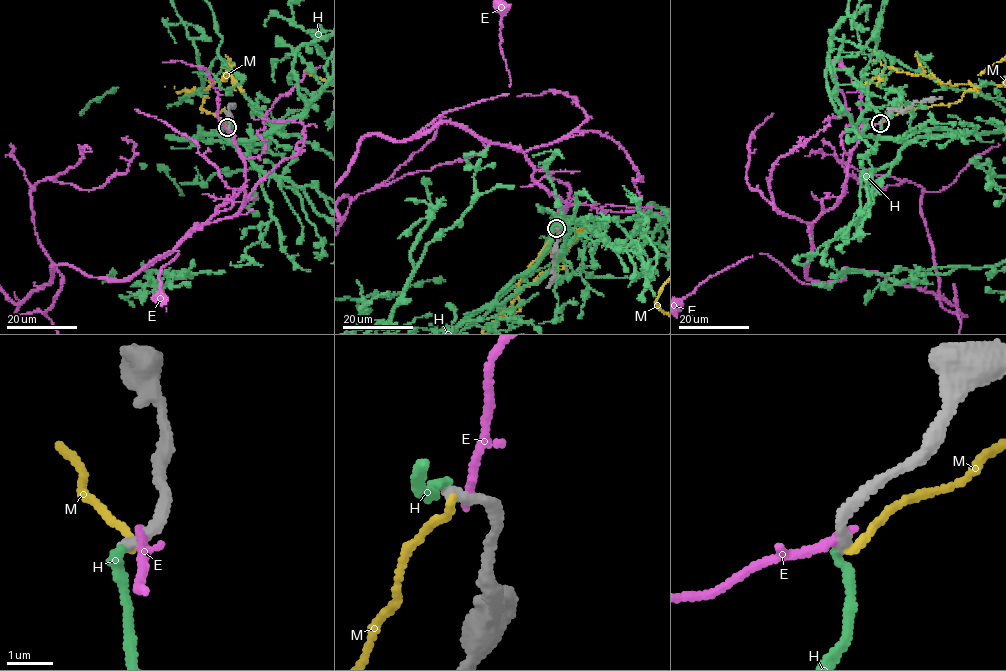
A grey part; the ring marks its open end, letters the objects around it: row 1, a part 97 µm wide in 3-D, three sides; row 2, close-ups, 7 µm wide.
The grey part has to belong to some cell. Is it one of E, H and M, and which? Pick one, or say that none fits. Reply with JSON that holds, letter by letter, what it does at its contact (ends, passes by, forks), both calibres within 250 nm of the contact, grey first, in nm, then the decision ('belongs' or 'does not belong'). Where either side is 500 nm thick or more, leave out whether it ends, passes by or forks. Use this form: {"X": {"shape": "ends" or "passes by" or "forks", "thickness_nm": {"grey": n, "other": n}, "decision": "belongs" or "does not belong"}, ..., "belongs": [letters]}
{"E": {"shape": "ends", "thickness_nm": {"grey": 320, "other": 190}, "decision": "does not belong"}, "H": {"shape": "ends", "thickness_nm": {"grey": 240, "other": 200}, "decision": "belongs"}, "M": {"shape": "ends", "thickness_nm": {"grey": 280, "other": 160}, "decision": "does not belong"}, "belongs": ["H"]}

